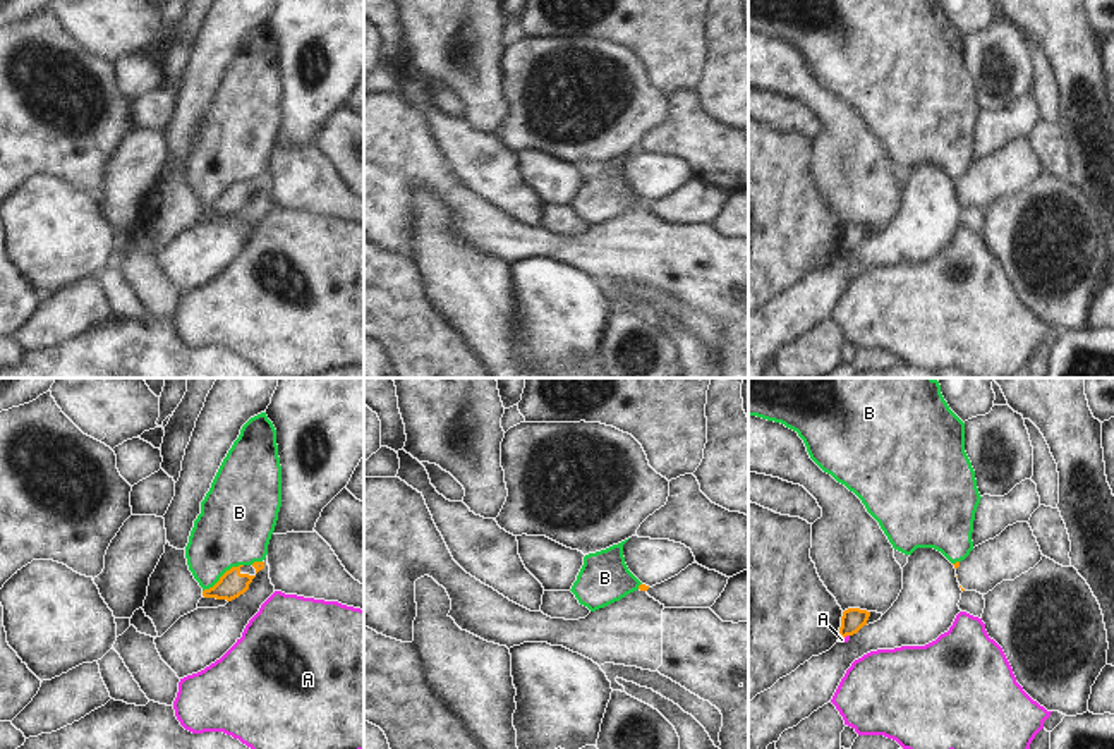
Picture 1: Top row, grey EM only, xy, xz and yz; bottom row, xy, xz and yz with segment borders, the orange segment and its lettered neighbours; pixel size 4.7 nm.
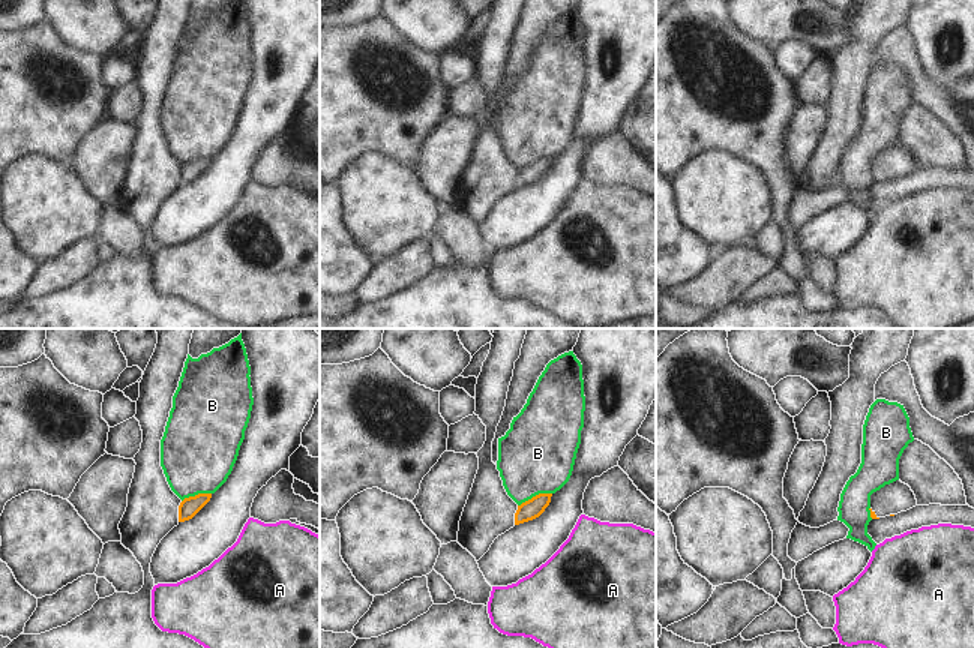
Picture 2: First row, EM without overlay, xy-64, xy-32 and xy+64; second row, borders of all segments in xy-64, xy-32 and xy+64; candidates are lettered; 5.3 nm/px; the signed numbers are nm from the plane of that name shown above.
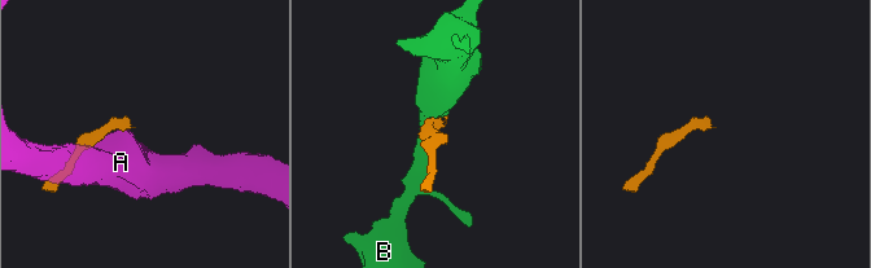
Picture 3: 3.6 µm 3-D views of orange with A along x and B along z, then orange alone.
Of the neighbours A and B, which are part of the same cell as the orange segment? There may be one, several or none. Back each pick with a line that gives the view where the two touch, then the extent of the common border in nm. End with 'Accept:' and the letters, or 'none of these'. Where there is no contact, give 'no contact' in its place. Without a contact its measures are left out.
Accept: none of these

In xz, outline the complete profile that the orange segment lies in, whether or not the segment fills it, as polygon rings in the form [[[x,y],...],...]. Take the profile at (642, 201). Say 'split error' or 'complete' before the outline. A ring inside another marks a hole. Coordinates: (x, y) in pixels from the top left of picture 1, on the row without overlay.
split error | [[[364,93],[364,241],[386,253],[412,258],[417,232],[415,196],[429,191],[451,215],[448,232],[487,258],[520,261],[548,258],[604,278],[659,287],[723,330],[723,378],[748,378],[748,237],[723,237],[711,223],[666,223],[640,199],[585,234],[551,234],[530,227],[467,189],[451,172],[422,108],[400,93]]]

